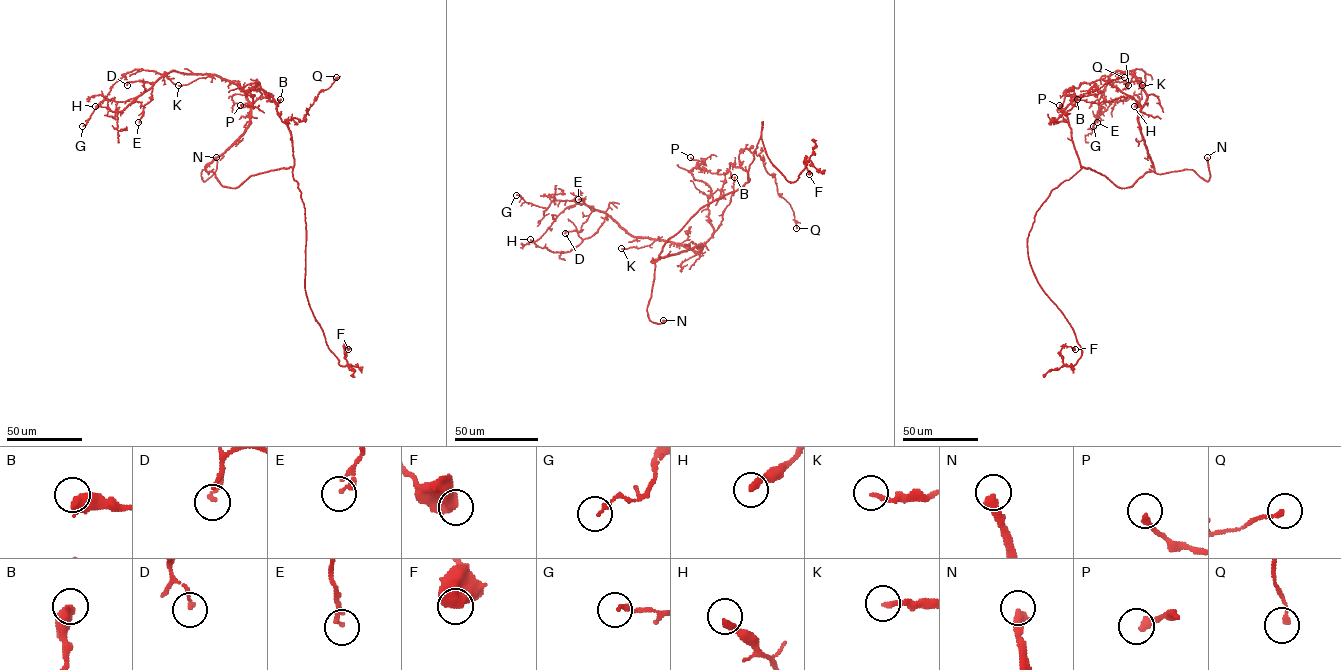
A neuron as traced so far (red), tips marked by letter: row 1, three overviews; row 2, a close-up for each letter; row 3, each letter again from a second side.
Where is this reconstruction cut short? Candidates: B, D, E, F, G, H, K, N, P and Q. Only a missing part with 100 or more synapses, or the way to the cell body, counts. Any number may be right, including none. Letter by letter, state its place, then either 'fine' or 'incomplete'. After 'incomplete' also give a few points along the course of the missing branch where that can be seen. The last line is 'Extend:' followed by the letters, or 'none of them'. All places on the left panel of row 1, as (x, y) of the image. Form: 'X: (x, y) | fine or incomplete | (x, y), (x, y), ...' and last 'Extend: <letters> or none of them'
B: (280, 99) | fine
D: (127, 85) | fine
E: (138, 122) | fine
F: (348, 349) | fine
G: (82, 126) | fine
H: (95, 106) | fine
K: (178, 85) | fine
N: (216, 157) | incomplete | (216, 157), (203, 144), (196, 142)
P: (240, 105) | fine
Q: (336, 77) | fine
Extend: N

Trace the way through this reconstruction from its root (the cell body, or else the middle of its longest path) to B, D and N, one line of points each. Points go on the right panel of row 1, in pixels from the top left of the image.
B: (1068, 119), (1065, 108), (1075, 96), (1086, 96), (1097, 80), (1104, 79), (1127, 96), (1099, 103), (1077, 99)
D: (1068, 119), (1065, 108), (1099, 79), (1142, 106), (1147, 93), (1134, 74), (1116, 71), (1107, 82), (1128, 85)
N: (1068, 119), (1080, 166), (1104, 175), (1120, 187), (1129, 187), (1152, 171), (1192, 169), (1207, 181), (1207, 157)

